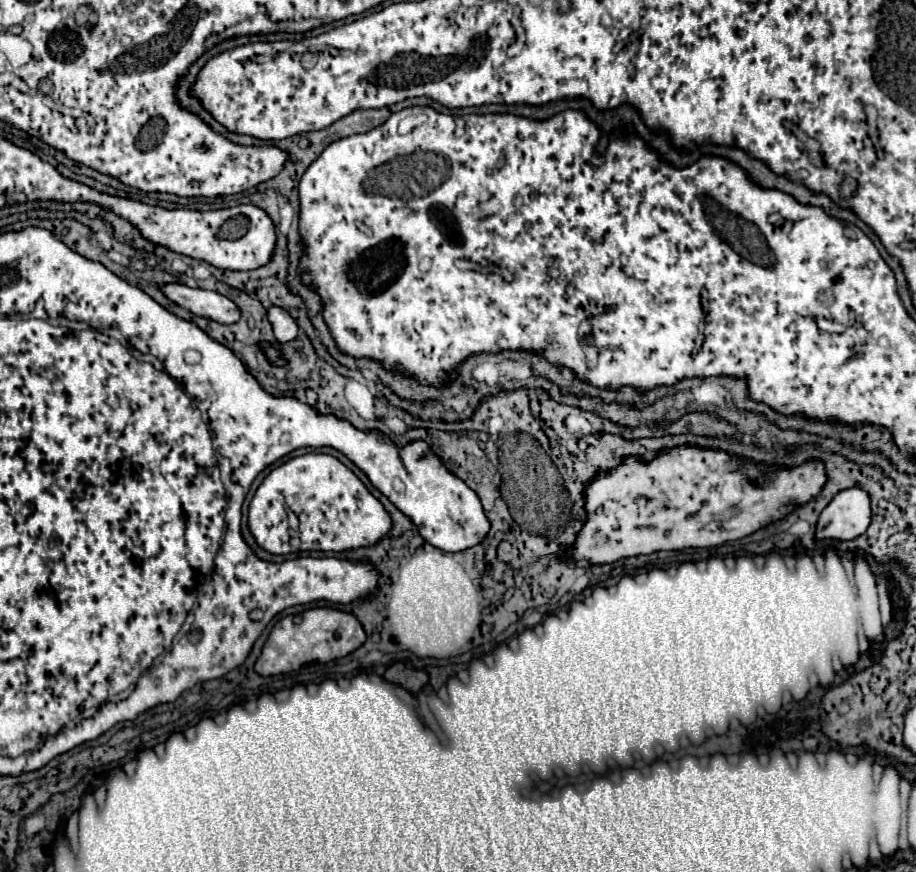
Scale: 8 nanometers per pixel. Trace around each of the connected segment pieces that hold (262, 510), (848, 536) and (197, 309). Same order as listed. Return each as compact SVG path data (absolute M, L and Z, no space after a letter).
M314 452L296 456L268 474L250 502L248 526L258 546L270 554L294 552L294 536L300 540L298 550L342 552L376 544L388 534L392 520L352 470L330 454Z
M842 490L820 512L816 524L816 540L854 540L866 532L870 524L870 498L864 490Z
M168 284L164 286L164 294L168 300L176 302L196 316L210 318L220 324L234 324L240 320L240 310L236 308L236 304L218 292L188 288L186 284Z

